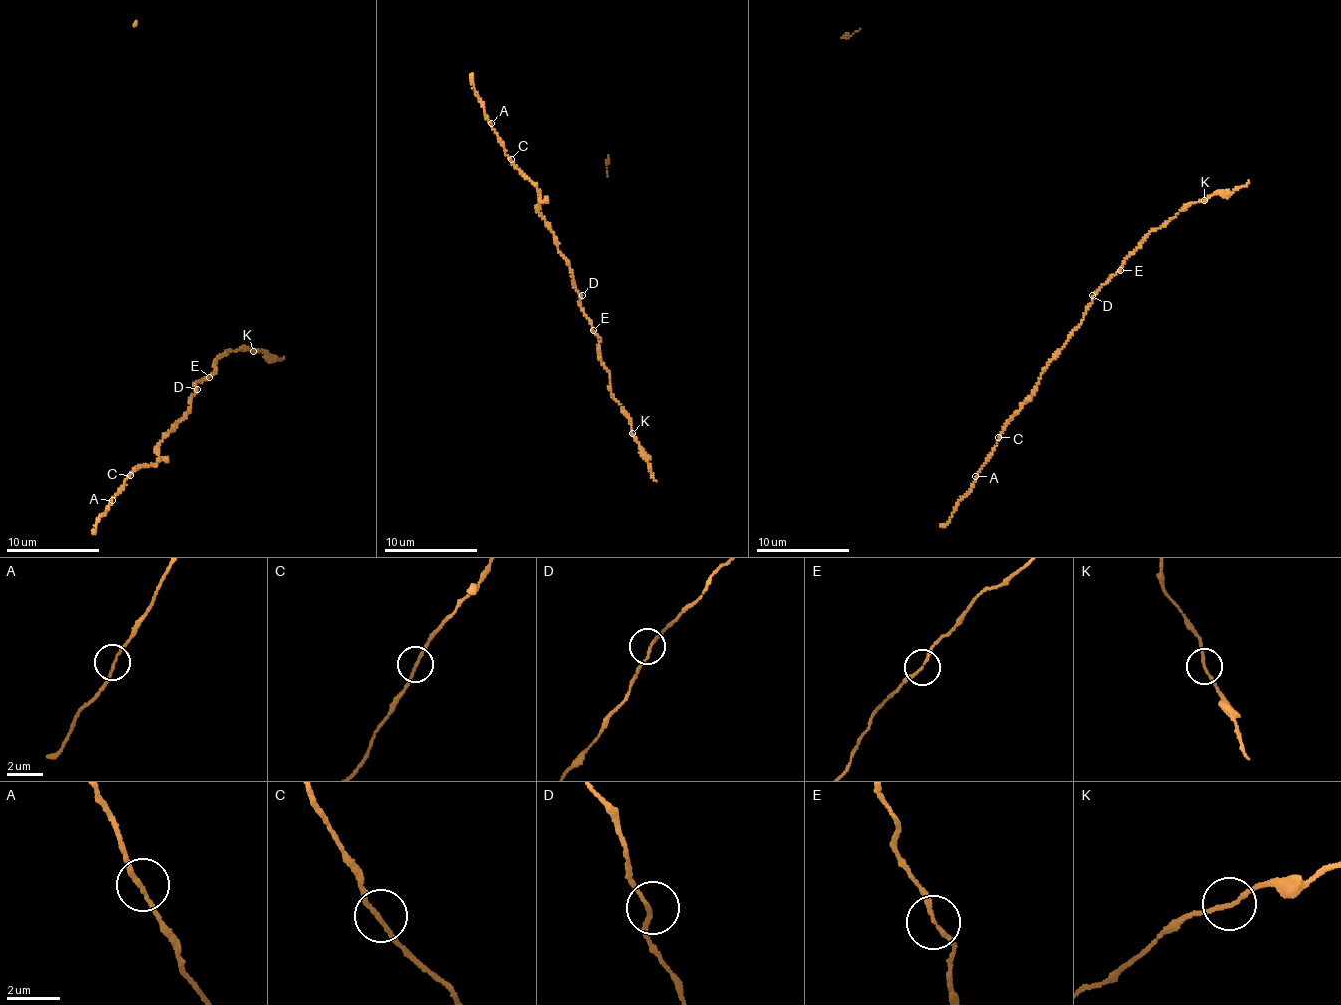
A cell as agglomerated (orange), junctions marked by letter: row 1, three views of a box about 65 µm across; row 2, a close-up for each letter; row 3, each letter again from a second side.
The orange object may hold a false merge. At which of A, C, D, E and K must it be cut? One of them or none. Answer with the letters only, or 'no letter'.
K

